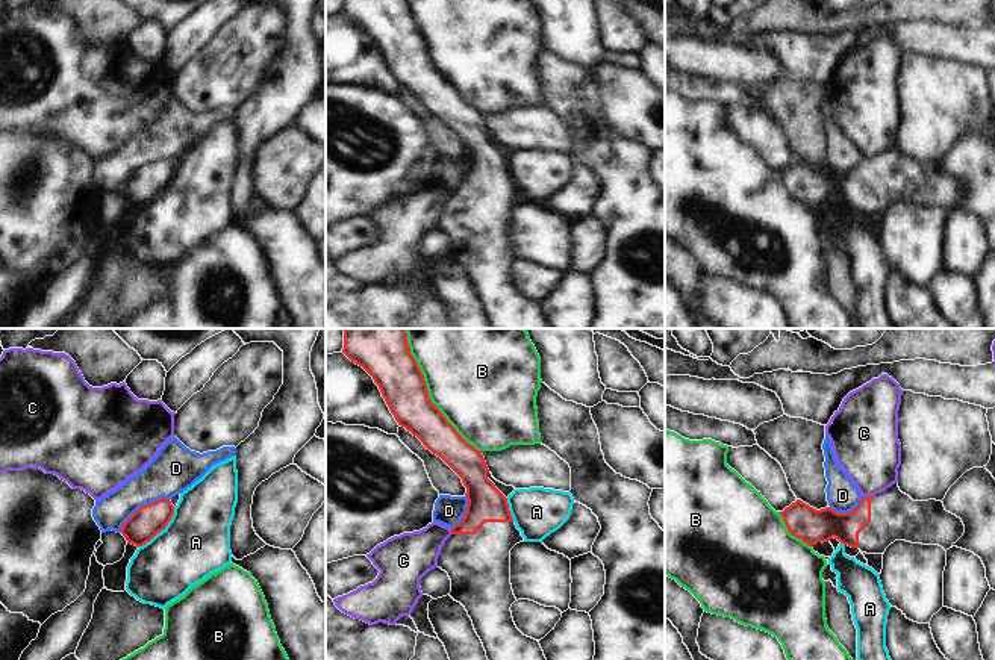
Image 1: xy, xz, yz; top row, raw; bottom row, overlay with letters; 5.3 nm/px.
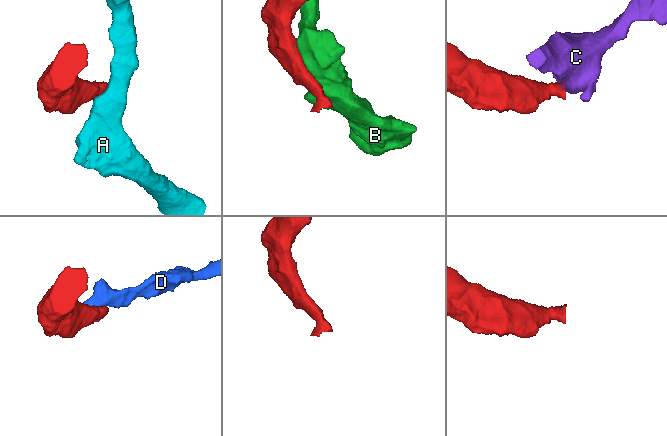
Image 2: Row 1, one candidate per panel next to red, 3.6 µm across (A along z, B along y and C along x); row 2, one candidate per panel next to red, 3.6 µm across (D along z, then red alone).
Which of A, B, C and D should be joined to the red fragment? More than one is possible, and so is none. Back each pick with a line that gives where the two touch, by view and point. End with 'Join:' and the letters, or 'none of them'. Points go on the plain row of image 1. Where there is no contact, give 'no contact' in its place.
Join: none of them

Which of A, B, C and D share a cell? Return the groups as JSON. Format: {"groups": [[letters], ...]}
{"groups": [["A"], ["B"], ["C"], ["D"]]}

